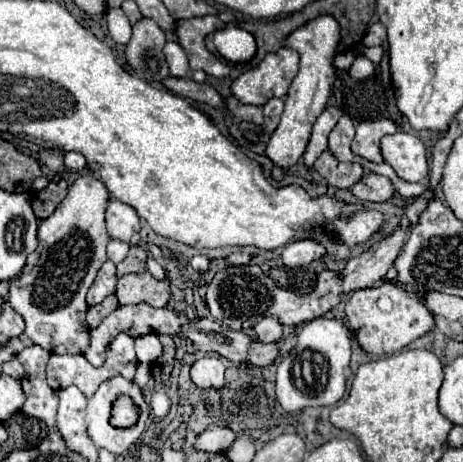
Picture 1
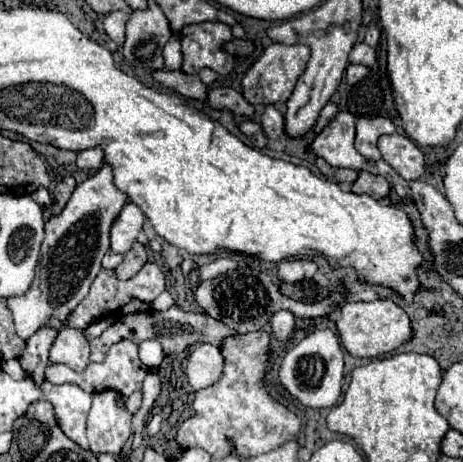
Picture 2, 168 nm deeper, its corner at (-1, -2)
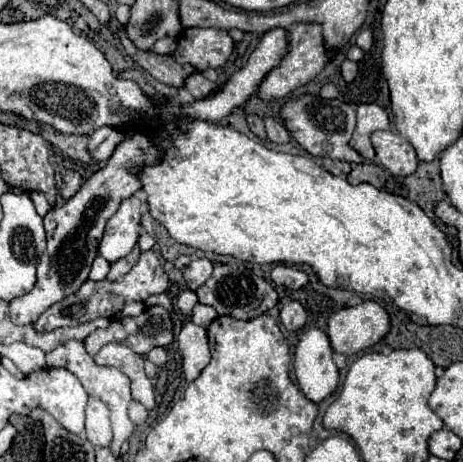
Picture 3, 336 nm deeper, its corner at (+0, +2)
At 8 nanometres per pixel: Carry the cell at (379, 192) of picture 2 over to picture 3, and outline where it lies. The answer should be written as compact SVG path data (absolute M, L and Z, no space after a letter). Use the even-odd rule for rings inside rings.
M354 164L348 174L350 184L368 182L376 188L382 188L386 182L386 170L380 164Z

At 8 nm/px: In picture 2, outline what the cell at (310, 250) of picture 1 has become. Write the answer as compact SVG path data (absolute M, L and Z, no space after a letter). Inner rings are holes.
M293 258L293 260L279 262L279 280L283 282L307 280L307 278L313 278L315 272L317 272L317 264L313 260Z

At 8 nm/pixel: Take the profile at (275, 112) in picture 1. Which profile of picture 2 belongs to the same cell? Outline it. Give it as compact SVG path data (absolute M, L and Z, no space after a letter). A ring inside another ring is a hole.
M273 104L265 106L265 112L261 116L261 126L267 138L279 138L283 134L283 114Z

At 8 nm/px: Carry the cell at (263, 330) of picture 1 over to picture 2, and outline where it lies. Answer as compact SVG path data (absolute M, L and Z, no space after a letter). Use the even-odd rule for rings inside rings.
M281 310L271 318L271 332L279 342L285 342L291 336L293 326L295 326L295 316L287 310Z

